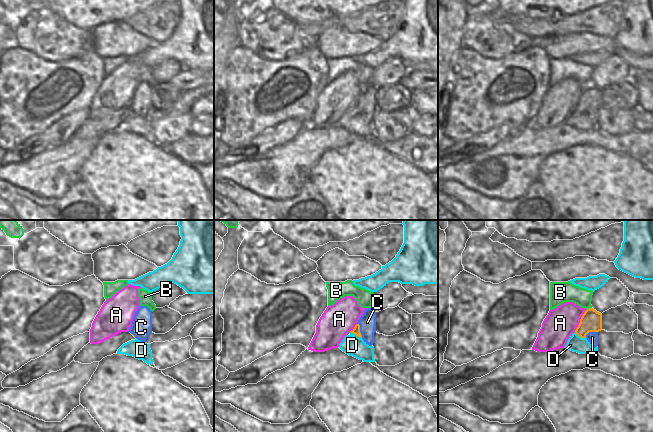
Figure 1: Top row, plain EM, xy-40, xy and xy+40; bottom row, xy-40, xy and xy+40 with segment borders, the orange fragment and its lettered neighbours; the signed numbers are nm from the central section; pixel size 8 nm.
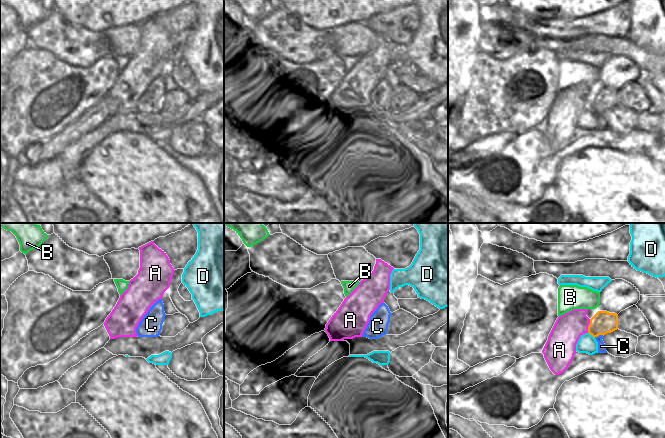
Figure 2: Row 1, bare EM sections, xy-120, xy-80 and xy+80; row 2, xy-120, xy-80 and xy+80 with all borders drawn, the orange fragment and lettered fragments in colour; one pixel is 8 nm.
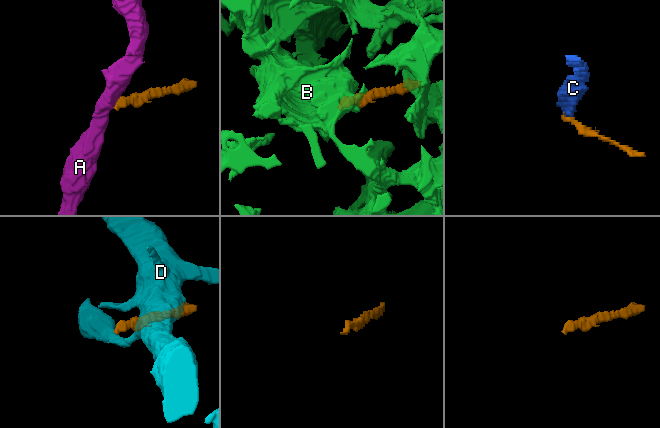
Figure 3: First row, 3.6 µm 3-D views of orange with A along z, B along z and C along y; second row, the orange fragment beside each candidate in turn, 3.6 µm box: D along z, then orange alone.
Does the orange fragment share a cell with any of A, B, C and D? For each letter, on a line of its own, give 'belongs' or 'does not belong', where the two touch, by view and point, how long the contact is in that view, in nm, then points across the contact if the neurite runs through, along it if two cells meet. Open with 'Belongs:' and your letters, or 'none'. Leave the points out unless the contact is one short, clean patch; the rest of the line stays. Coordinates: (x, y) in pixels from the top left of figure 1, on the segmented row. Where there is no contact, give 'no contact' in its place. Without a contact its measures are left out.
Belongs: none
A: does not belong | xy+40 (580, 321) | 200 nm | along xy+40 (586, 310), (574, 331)
B: does not belong | xy+40 (589, 308) | 50 nm | along xy+40 (591, 307), (586, 310)
C: does not belong | xy (359, 330) | 130 nm | along xy (357, 323), (362, 337)
D: does not belong | xy (356, 335) | 110 nm | along xy (350, 331), (361, 338)

